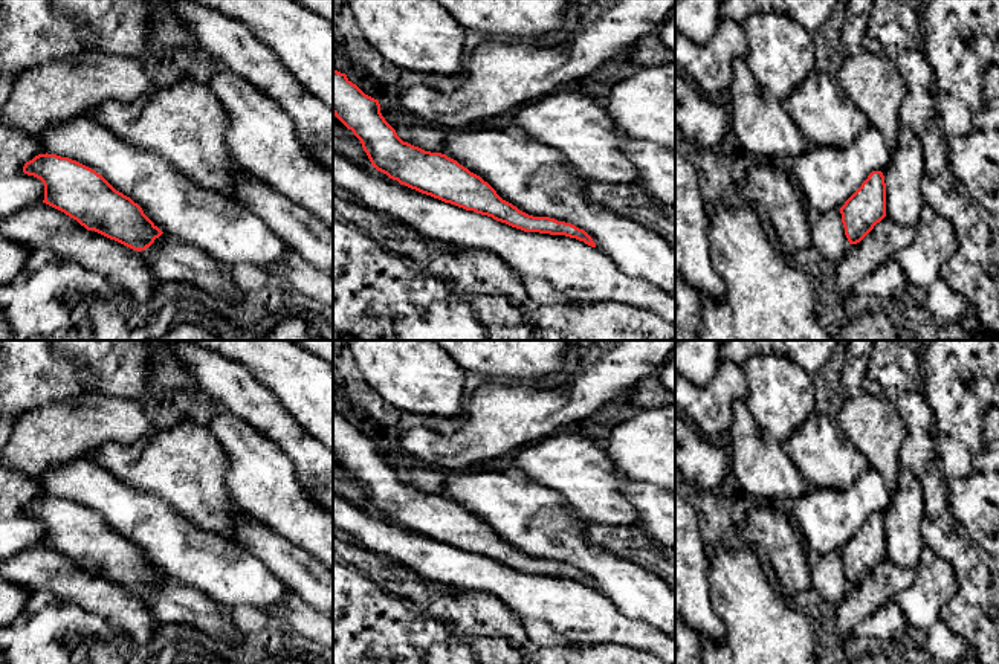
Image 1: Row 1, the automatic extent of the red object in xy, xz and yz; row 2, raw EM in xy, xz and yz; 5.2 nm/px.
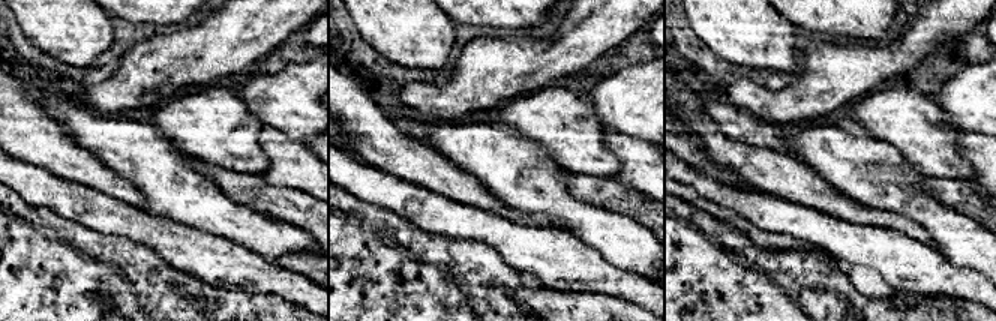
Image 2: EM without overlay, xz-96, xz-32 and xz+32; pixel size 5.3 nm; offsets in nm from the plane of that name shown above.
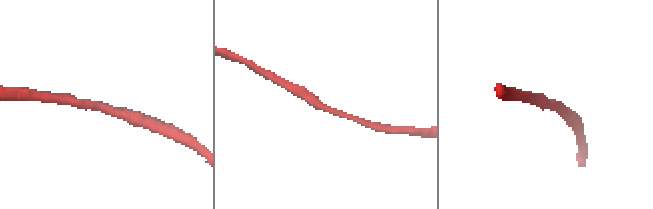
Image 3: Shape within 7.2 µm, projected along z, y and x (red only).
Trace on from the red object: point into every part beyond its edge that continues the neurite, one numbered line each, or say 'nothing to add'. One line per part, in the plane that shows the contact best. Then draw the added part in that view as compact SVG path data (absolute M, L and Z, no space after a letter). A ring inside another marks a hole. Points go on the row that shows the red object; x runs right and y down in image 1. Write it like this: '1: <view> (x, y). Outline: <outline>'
nothing to add

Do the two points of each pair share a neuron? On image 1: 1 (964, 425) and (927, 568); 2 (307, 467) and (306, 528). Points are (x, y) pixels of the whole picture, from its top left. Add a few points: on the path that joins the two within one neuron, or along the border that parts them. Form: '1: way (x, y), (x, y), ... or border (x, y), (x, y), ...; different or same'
1: border (926, 545), (950, 564), (955, 577); different
2: border (289, 460), (298, 481), (316, 501); different

